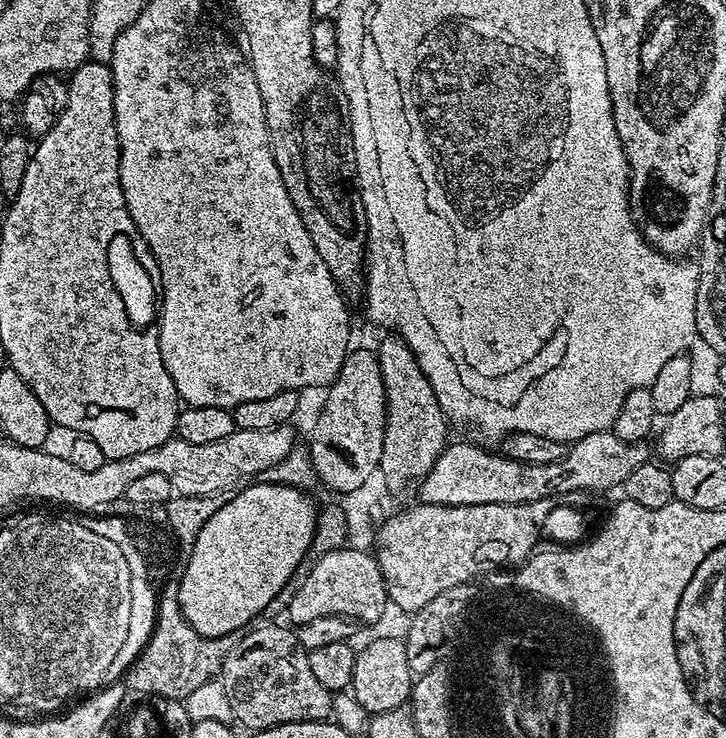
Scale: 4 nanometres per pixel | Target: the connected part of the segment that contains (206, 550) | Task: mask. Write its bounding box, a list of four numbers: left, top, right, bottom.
[178,483,318,639]

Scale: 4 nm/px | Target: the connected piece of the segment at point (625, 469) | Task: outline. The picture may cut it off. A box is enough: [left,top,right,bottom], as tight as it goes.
[419,430,650,506]

